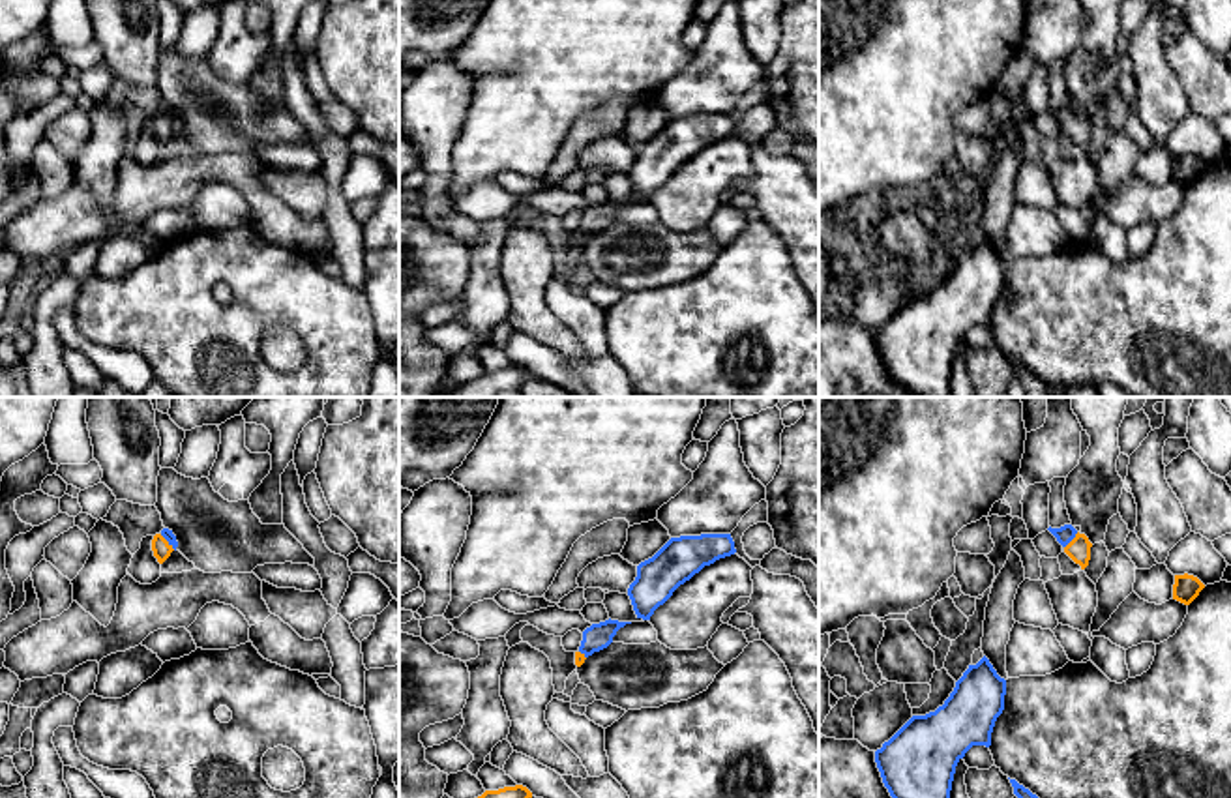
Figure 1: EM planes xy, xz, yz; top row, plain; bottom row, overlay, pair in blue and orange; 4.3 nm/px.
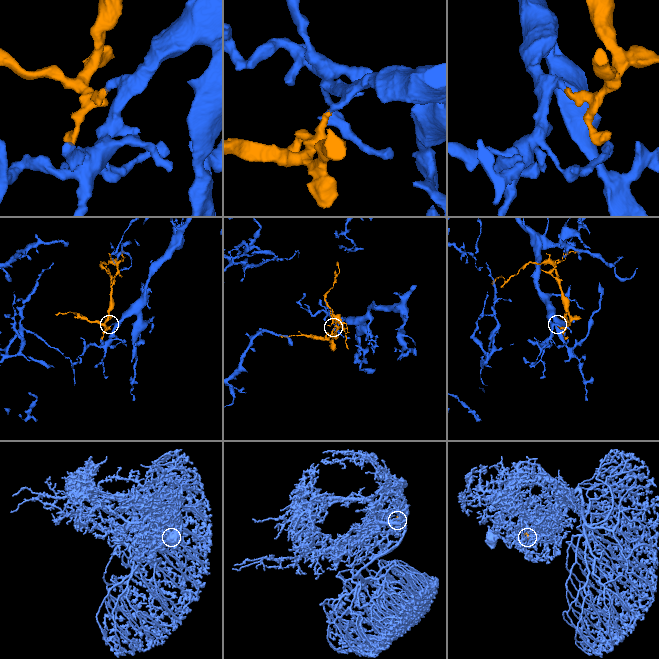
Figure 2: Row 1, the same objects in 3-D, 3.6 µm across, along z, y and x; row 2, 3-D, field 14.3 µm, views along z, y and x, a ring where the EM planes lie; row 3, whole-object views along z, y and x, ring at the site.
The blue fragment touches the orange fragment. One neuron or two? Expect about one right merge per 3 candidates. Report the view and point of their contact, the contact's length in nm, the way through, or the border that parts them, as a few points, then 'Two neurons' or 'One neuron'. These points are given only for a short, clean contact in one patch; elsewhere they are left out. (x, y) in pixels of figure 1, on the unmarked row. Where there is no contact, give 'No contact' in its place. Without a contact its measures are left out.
Touches blue at yz (1072, 118). Shared border 90 nm. Path across: yz (1065, 115), (1072, 118), (1078, 130). One neuron

